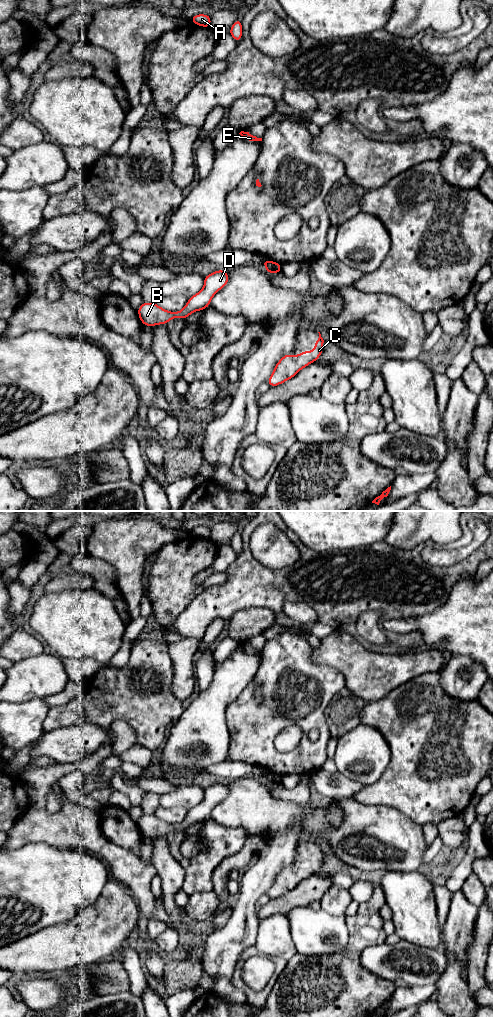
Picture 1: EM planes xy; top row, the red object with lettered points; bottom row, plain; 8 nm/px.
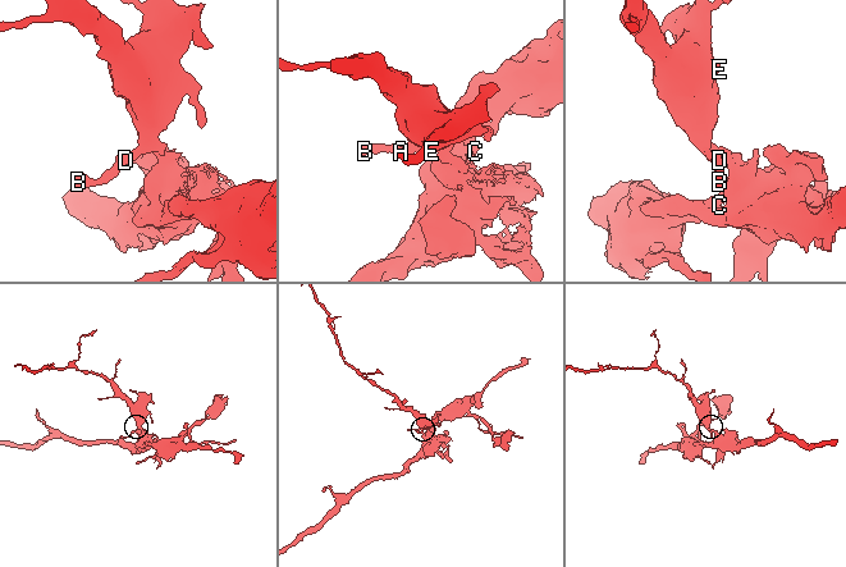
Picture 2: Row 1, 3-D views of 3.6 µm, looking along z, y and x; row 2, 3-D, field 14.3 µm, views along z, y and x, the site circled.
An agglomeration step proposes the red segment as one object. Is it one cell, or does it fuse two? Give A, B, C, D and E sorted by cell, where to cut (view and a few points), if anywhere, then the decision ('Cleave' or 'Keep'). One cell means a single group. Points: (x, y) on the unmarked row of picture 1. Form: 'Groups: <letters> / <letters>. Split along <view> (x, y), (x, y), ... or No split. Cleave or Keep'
Groups: A B D E / C. Split along xy (272, 774), (279, 783). Cleave

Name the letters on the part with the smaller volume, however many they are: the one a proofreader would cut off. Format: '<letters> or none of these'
A, B, D, E

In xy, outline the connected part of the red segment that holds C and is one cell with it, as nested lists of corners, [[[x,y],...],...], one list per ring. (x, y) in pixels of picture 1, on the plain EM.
[[[320,844],[318,845],[319,845],[319,850],[315,852],[315,862],[314,863],[303,863],[300,867],[286,866],[279,872],[279,874],[276,876],[271,888],[269,889],[267,893],[270,899],[275,899],[293,890],[301,881],[308,878],[310,875],[315,874],[319,870],[319,868],[323,864],[324,852],[321,849]]]

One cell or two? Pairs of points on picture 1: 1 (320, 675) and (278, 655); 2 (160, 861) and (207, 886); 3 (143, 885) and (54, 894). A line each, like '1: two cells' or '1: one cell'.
1: one cell
2: two cells
3: two cells

